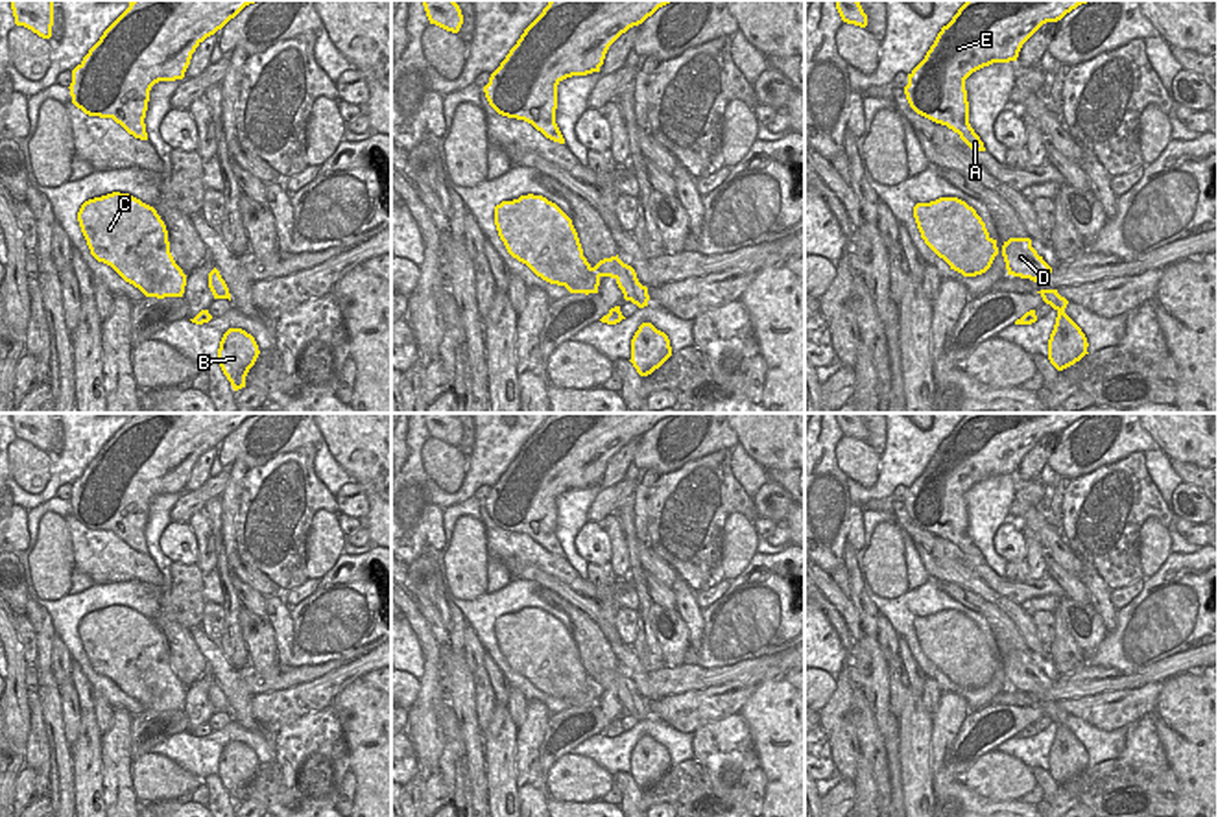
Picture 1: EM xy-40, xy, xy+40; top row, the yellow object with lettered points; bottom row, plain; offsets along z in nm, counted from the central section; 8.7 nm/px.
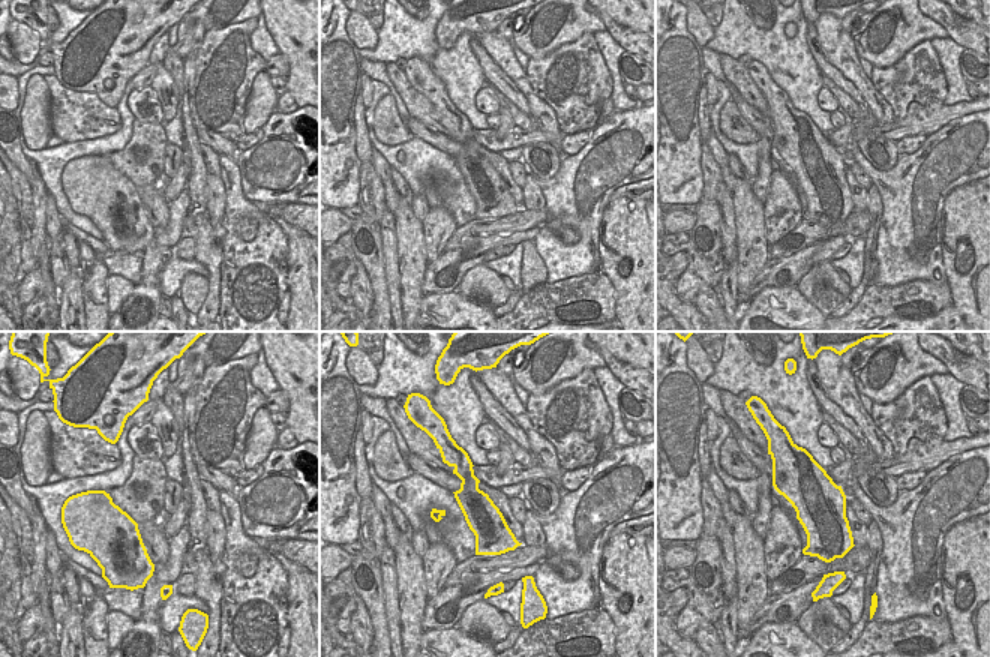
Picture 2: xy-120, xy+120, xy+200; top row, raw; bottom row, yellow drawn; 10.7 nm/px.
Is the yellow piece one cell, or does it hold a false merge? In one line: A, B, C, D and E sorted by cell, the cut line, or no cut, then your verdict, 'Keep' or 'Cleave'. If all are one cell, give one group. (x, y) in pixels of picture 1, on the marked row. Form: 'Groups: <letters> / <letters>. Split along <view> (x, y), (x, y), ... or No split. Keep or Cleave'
Groups: A B C D E. No split. Keep

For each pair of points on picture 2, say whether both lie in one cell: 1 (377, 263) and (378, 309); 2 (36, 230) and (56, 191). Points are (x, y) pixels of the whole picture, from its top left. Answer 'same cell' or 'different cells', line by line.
1: same cell
2: different cells

